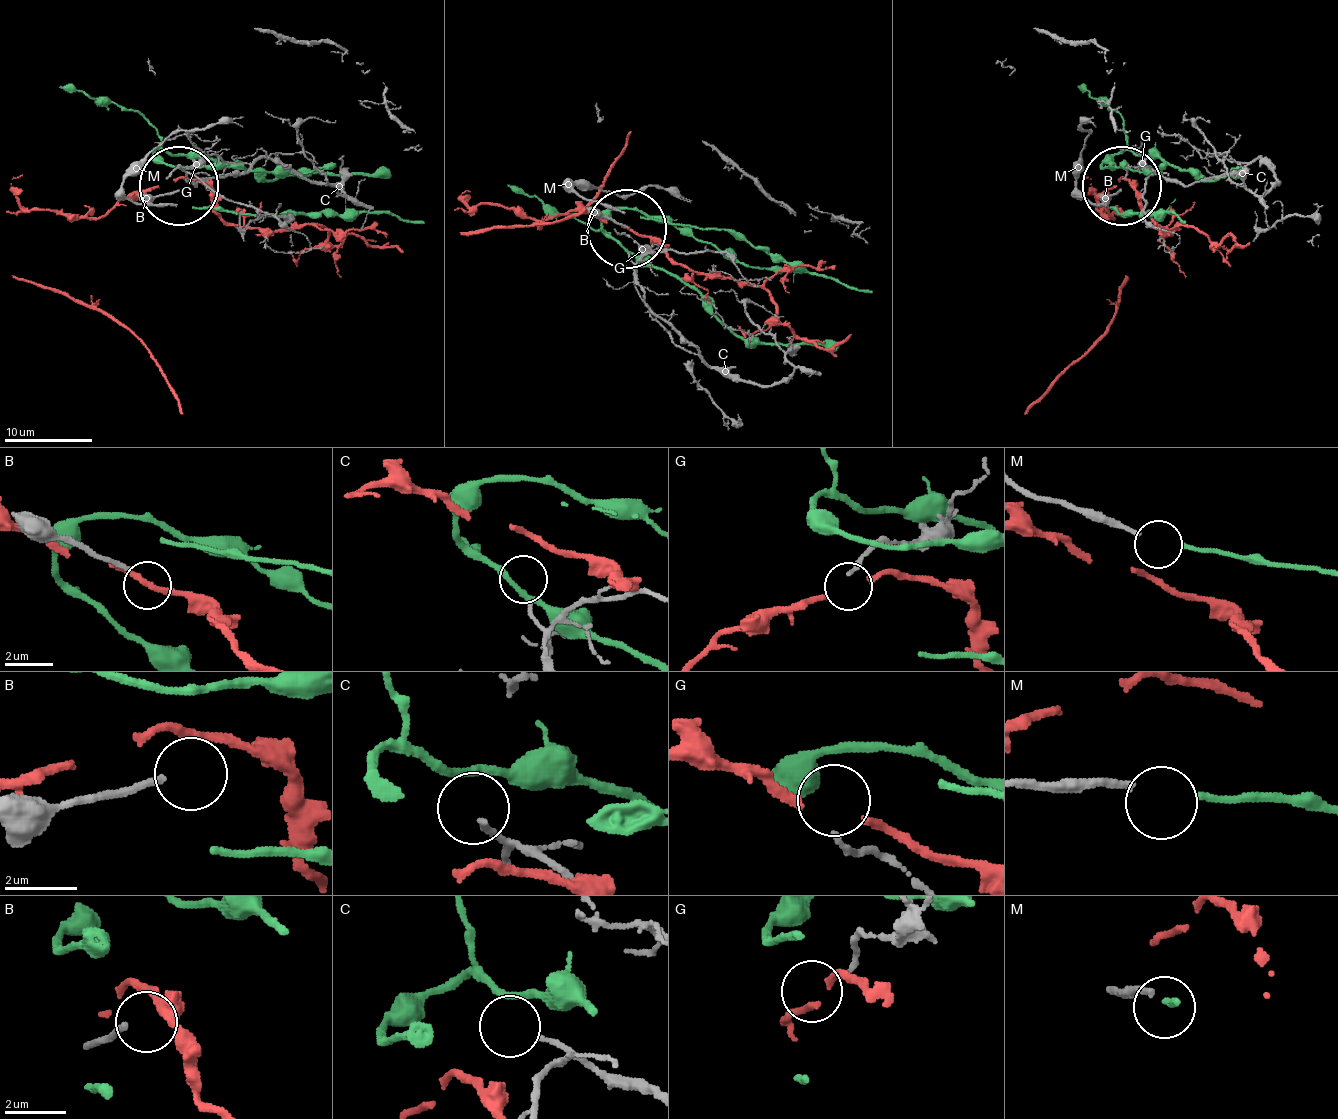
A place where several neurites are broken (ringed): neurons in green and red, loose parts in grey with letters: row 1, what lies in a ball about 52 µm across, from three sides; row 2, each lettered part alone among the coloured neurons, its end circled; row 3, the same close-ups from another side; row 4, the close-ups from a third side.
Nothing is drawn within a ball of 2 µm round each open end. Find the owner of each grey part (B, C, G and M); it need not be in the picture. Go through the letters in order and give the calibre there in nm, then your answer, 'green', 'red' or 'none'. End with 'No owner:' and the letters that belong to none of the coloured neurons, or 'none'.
B: 190 nm thick; none
C: 160 nm thick; none
G: 170 nm thick; red
M: 200 nm thick; green
No owner: B, C

